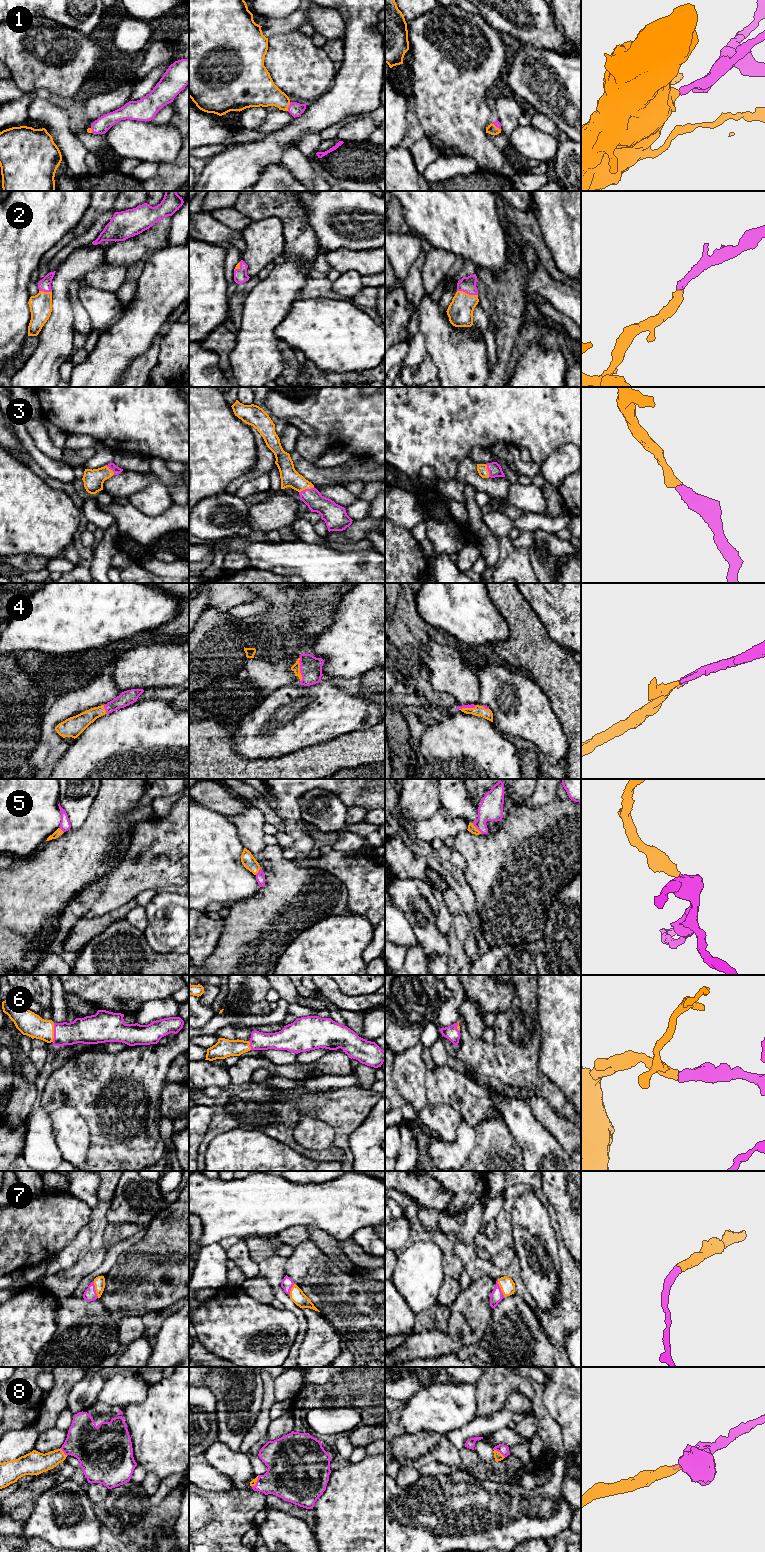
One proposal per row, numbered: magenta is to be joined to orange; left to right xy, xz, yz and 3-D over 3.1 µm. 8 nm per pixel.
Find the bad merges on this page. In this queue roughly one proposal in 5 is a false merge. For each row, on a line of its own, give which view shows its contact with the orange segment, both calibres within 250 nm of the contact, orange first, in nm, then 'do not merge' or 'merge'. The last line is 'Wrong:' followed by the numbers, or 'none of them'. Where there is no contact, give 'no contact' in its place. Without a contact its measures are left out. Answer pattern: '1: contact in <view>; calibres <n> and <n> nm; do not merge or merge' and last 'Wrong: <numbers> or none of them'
1: contact in xz; calibres 240 and 110 nm; merge
2: contact in yz; calibres 200 and 130 nm; merge
3: contact in xz; calibres 150 and 160 nm; merge
4: contact in xz; calibres 60 and 180 nm; merge
5: contact in yz; calibres 60 and 190 nm; merge
6: contact in xy; calibres 190 and 200 nm; merge
7: contact in yz; calibres 120 and 100 nm; merge
8: contact in yz; calibres 70 and 80 nm; merge
Wrong: none of them

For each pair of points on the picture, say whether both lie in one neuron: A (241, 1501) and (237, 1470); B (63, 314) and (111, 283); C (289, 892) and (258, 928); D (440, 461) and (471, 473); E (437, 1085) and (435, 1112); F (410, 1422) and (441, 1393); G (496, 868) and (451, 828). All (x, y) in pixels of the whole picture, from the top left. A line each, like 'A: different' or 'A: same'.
A: different
B: different
C: same
D: different
E: different
F: same
G: different

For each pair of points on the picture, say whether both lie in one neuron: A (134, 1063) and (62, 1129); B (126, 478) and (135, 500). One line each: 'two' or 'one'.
A: two
B: two

